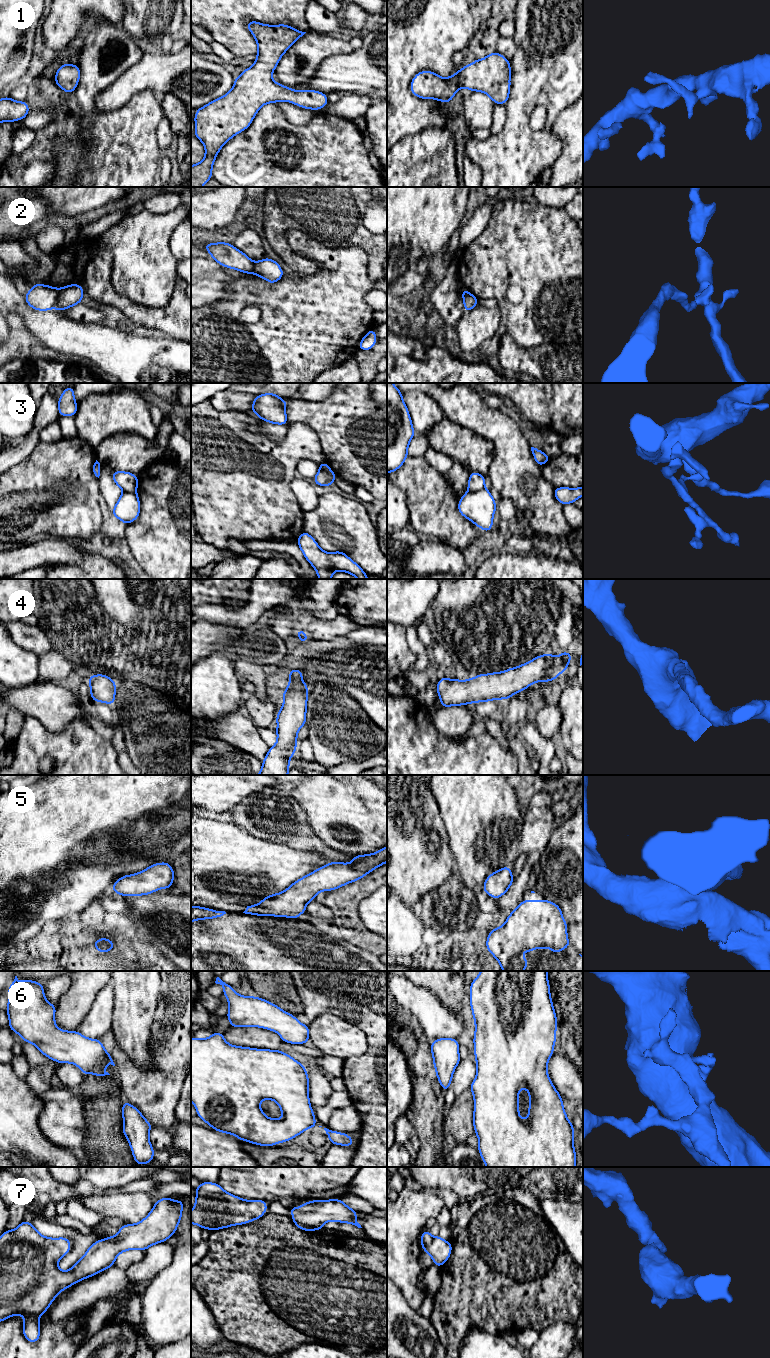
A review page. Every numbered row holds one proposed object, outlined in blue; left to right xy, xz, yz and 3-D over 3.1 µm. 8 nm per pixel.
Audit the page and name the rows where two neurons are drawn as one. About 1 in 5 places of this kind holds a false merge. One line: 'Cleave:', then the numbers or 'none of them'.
Cleave: 2, 3

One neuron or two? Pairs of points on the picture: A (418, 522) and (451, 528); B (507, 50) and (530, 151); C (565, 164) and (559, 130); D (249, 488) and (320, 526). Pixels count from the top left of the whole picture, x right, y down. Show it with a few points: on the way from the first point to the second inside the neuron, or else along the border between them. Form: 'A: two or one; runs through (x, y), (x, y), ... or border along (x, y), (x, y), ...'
A: one; runs through (426, 522), (443, 522)
B: two; border along (513, 38), (515, 53), (508, 59)
C: one; runs through (569, 155), (568, 138)
D: two; border along (304, 512), (303, 530)

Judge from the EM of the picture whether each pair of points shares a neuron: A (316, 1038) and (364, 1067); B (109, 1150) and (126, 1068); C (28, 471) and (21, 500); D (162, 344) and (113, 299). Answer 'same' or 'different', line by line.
A: different
B: different
C: same
D: different

